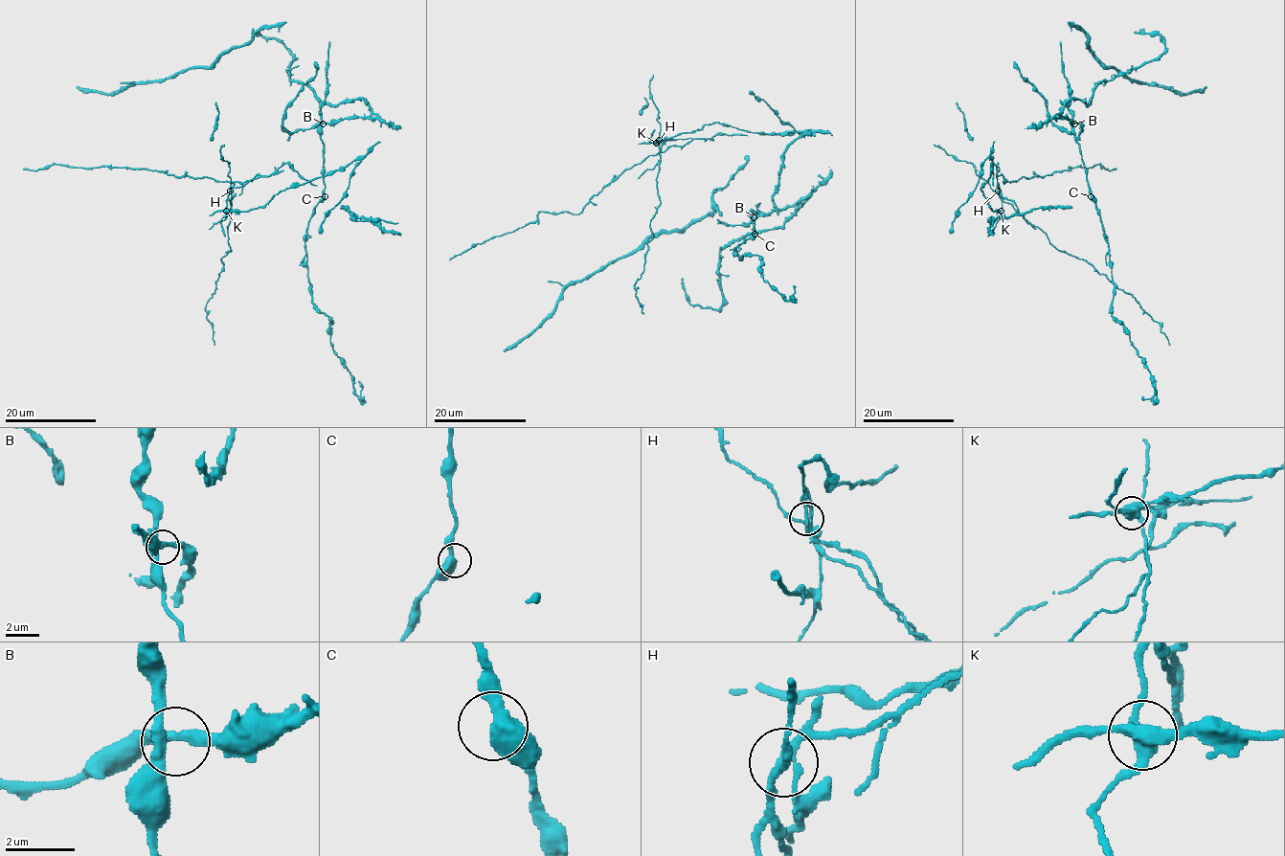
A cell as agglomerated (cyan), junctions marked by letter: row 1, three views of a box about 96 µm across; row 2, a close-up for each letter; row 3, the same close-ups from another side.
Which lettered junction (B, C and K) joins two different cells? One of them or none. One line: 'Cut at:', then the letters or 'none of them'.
Cut at: K

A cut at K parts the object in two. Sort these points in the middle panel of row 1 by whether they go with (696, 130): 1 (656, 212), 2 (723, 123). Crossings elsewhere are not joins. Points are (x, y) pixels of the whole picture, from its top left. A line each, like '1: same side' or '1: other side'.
1: other side
2: same side

